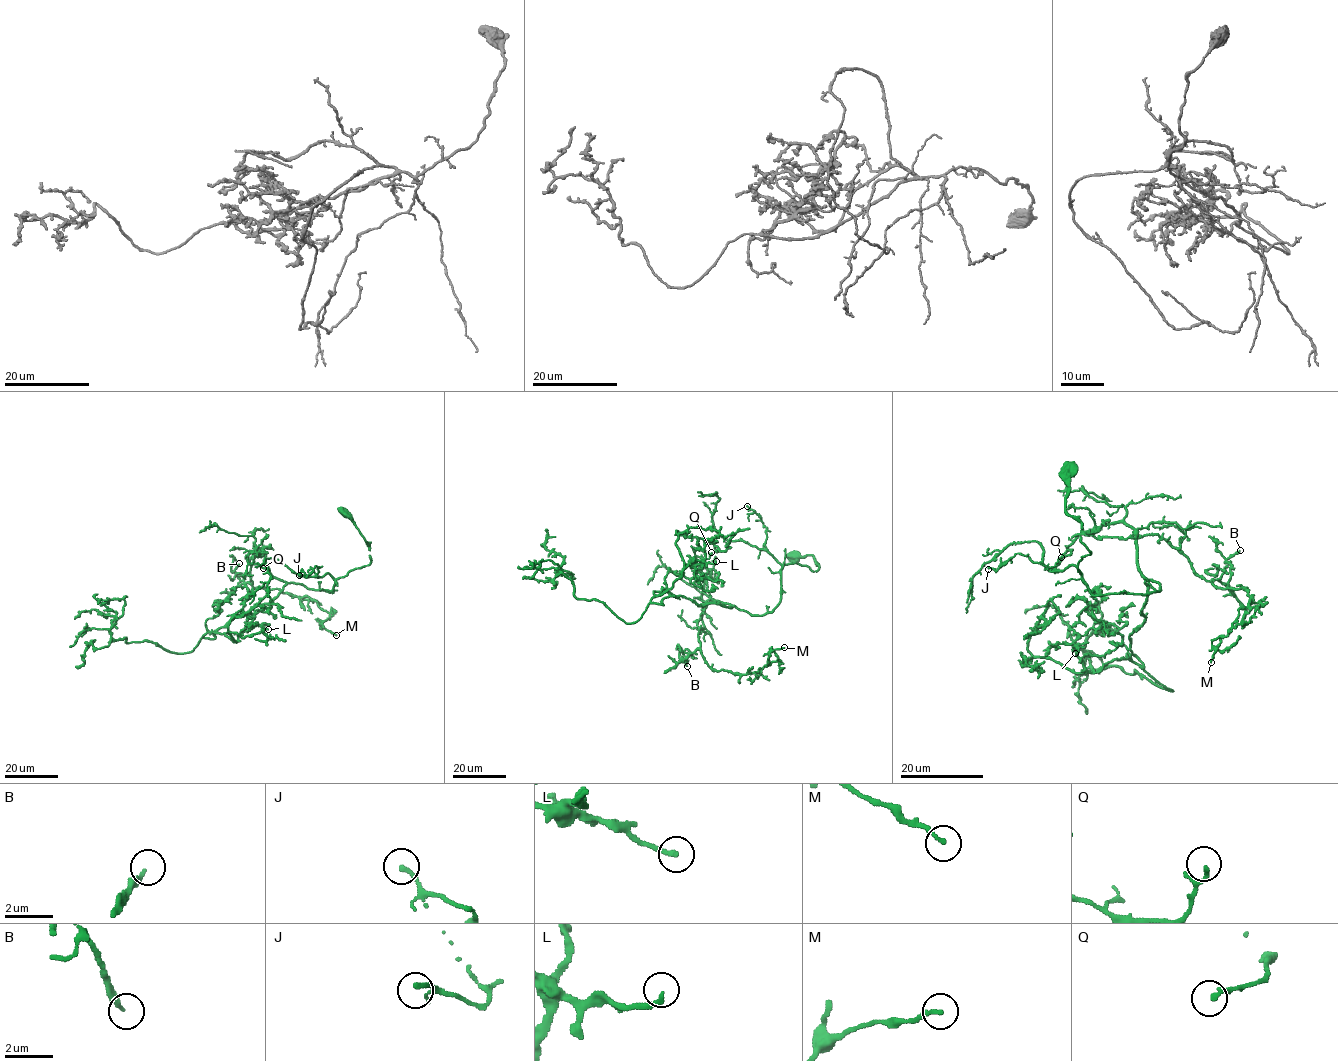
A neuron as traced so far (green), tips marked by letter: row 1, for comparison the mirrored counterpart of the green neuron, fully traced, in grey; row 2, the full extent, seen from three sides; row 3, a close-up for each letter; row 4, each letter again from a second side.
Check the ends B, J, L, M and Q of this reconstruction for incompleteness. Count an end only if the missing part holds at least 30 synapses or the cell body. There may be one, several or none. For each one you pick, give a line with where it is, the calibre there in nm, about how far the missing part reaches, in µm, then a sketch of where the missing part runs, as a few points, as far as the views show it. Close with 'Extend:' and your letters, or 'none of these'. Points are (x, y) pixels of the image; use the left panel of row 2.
L: (268, 629) | 190 nm | 6 µm
Extend: L

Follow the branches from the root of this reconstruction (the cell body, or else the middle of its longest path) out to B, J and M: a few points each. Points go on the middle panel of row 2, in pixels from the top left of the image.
B: (715, 603), (733, 606), (702, 600), (704, 614), (697, 623), (700, 646), (688, 660), (682, 657), (687, 666)
J: (715, 603), (762, 615), (771, 612), (780, 600), (782, 565), (764, 544), (767, 528), (761, 518), (747, 506)
M: (715, 603), (733, 606), (702, 600), (698, 640), (710, 667), (757, 673), (777, 659), (770, 648), (784, 647)

